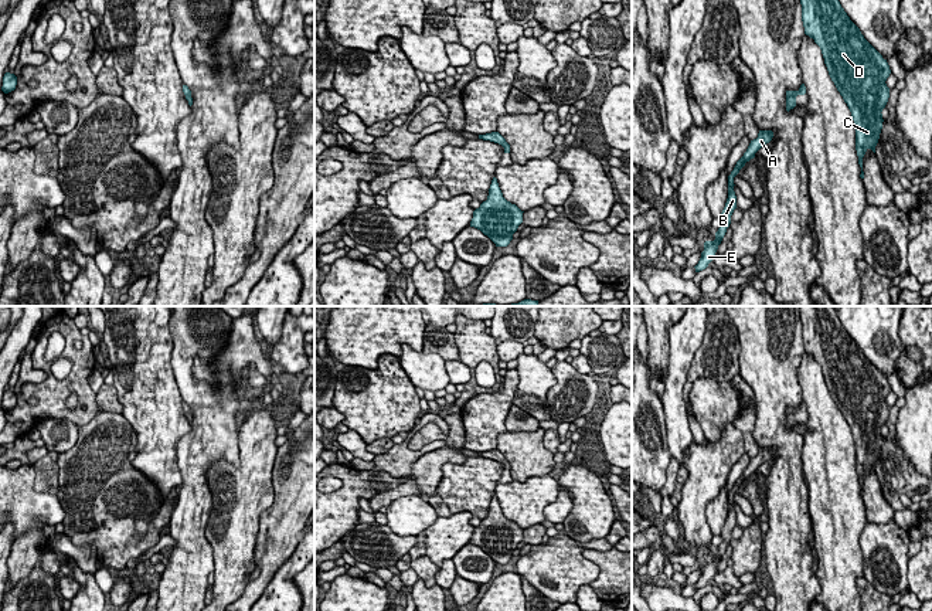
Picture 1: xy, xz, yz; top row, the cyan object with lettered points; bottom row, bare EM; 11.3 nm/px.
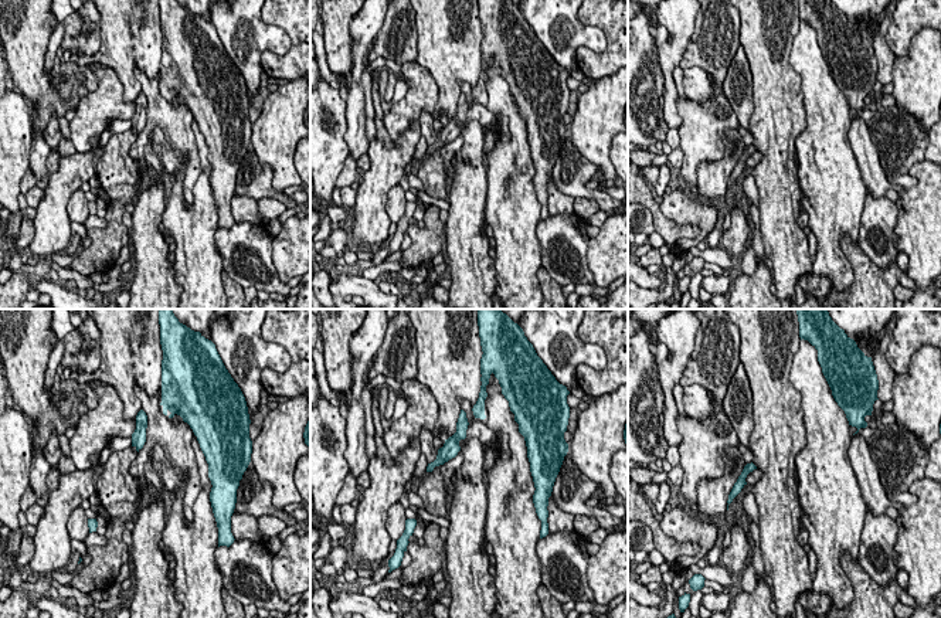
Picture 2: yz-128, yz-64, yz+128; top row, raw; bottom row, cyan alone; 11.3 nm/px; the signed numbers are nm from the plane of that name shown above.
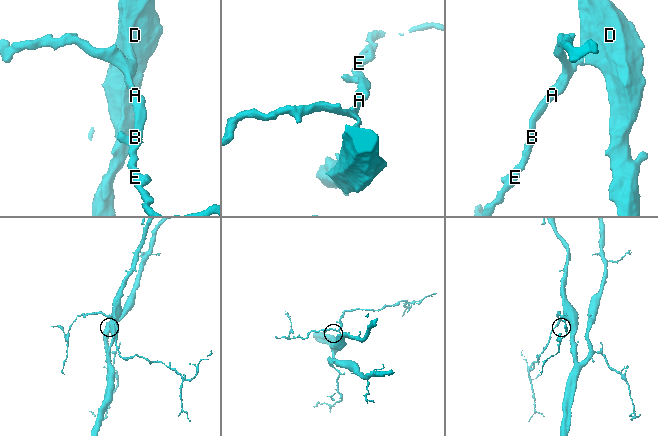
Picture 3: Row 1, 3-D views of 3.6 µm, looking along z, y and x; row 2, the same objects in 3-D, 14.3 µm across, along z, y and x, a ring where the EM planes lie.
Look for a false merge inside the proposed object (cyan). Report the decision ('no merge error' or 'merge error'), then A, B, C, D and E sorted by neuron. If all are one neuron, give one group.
no merge error | A B C D E

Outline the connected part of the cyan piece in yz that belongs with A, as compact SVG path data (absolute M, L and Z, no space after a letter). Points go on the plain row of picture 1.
M759 448L758 455L751 458L746 469L744 473L737 479L734 488L728 493L728 516L725 520L725 525L721 530L722 542L715 550L715 557L714 559L705 559L704 560L704 568L701 570L701 576L698 581L694 584L695 590L700 590L708 584L708 581L715 576L715 570L718 567L718 563L721 561L727 546L731 542L731 533L734 527L737 526L737 513L734 509L734 495L739 491L739 488L745 483L746 479L755 475L755 471L766 461L769 461L773 455L772 448Z

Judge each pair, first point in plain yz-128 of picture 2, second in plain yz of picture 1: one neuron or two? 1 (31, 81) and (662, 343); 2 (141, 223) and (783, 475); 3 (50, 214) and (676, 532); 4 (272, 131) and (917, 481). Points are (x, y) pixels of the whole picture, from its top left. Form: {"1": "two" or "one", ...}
{"1": "one", "2": "one", "3": "two", "4": "two"}

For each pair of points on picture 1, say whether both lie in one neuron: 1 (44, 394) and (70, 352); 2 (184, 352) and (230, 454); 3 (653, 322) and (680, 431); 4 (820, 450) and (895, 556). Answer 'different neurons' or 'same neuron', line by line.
1: same neuron
2: same neuron
3: different neurons
4: different neurons

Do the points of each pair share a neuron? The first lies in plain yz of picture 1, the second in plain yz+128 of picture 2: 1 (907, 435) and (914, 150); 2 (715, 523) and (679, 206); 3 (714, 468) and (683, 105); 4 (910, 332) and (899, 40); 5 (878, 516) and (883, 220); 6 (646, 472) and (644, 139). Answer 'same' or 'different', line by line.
1: different
2: different
3: same
4: same
5: different
6: same

